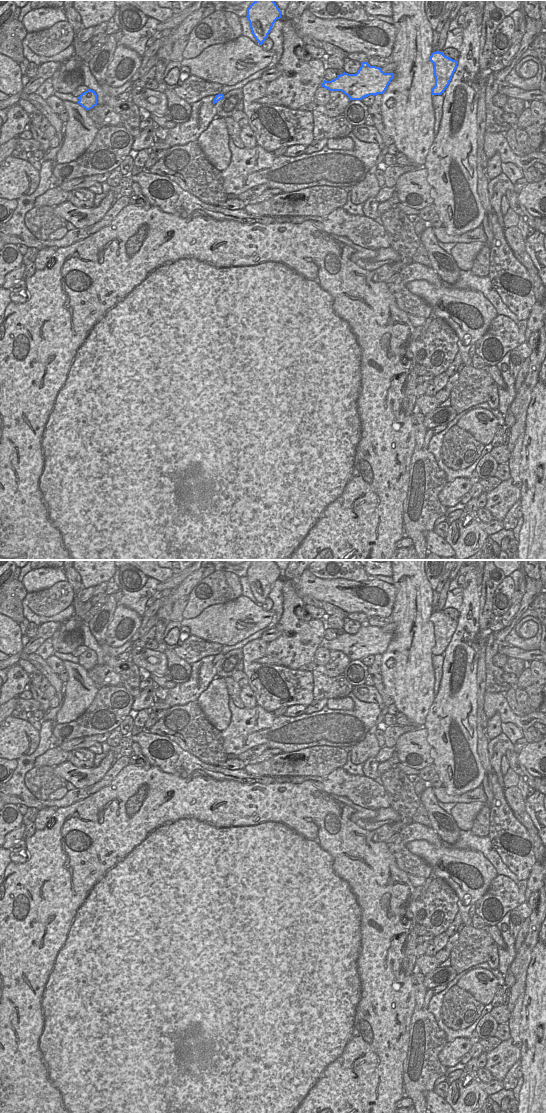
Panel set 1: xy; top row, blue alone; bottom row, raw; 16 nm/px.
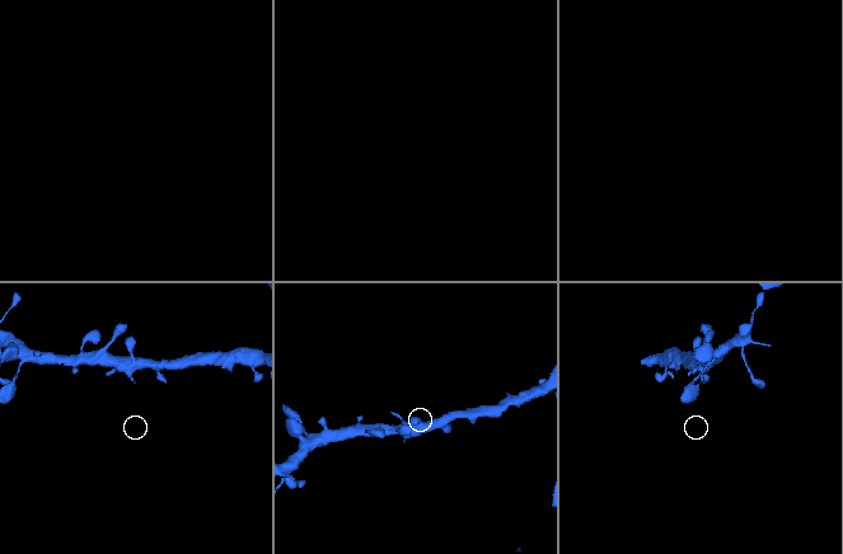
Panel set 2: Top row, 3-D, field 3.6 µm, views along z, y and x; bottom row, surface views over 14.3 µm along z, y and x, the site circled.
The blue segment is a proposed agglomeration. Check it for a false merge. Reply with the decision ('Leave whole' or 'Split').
Leave whole

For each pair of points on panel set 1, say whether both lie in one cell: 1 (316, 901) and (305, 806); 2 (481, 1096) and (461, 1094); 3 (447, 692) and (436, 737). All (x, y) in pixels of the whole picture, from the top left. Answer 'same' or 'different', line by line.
1: same
2: same
3: same

